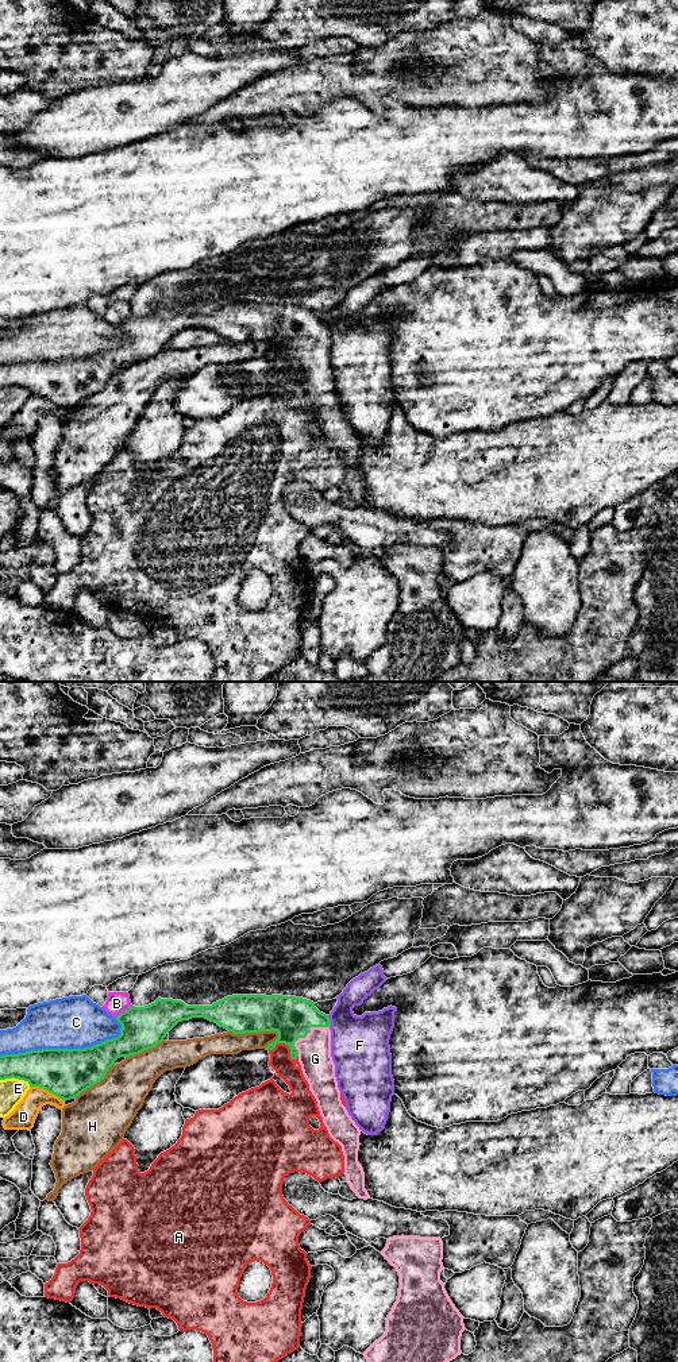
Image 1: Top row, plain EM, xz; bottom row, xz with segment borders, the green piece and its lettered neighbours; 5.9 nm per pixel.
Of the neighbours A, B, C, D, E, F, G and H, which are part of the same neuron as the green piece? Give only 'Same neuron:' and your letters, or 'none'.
Same neuron: G

